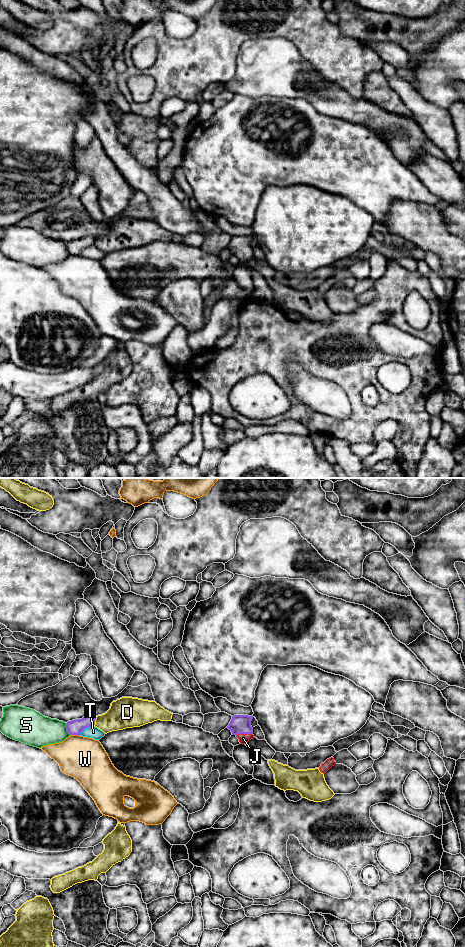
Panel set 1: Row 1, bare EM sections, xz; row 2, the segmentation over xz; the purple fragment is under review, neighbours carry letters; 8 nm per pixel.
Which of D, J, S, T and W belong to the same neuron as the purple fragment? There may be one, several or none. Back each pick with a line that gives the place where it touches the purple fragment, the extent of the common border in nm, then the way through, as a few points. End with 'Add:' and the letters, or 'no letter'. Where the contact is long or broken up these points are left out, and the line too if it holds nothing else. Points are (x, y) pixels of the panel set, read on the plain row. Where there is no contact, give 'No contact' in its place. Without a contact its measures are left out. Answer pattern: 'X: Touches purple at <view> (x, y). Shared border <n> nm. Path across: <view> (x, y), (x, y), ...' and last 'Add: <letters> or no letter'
J: Touches purple at xz (244, 253). Shared border 140 nm. Path across: xz (240, 244), (244, 253), (243, 258)
Add: J

